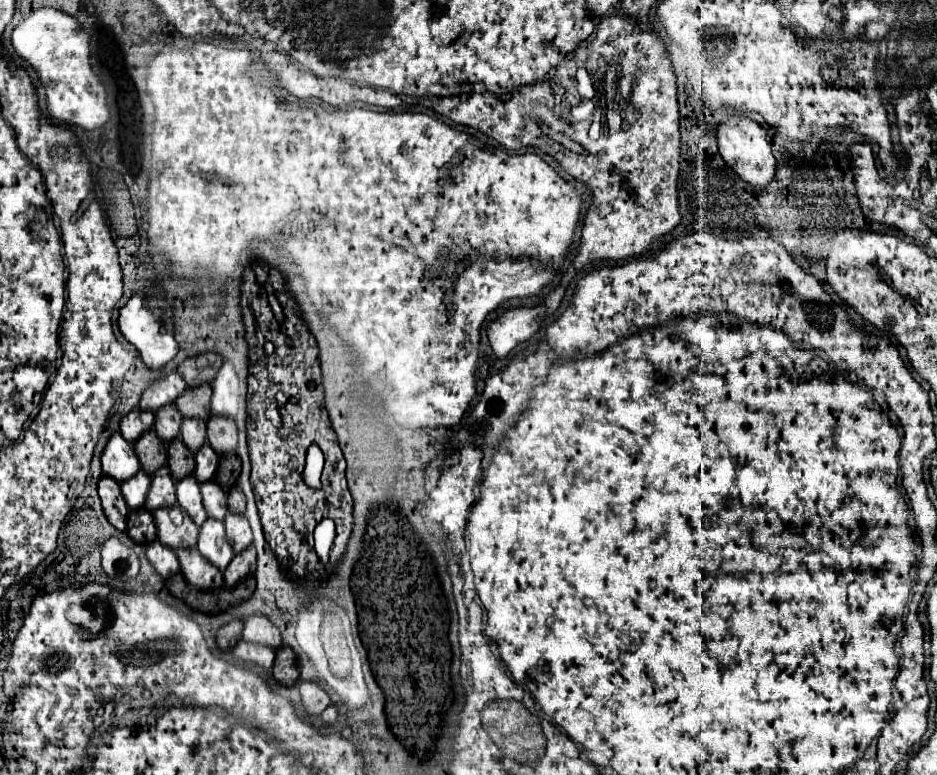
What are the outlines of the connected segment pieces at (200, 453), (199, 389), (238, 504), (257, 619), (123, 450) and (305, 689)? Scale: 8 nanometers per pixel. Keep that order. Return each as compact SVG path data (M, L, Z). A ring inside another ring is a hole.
M204 444L202 448L196 450L196 470L194 470L194 474L196 474L198 482L214 478L216 468L218 468L218 460L220 460L220 456L208 444Z
M200 384L200 386L188 388L188 390L184 390L184 394L178 396L176 408L186 418L208 420L208 416L210 416L210 396L212 396L210 384Z
M232 486L230 492L228 492L228 508L232 512L244 512L246 508L246 498L244 498L244 492L238 488L238 486Z
M254 614L246 620L242 640L266 644L266 646L272 646L272 648L278 648L282 644L280 630L264 614Z
M114 432L102 452L102 472L118 482L132 478L140 470L140 462L134 454L130 442L126 442L118 432Z
M300 680L298 690L302 694L302 702L304 702L304 710L308 716L318 716L322 714L328 706L330 706L330 696L326 694L326 690L310 680Z

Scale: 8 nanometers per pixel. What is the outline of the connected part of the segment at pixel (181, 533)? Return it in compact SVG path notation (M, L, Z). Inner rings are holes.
M161 508L154 512L154 520L158 526L158 540L170 548L194 548L200 529L193 522L193 530L178 530L183 512L170 508Z

